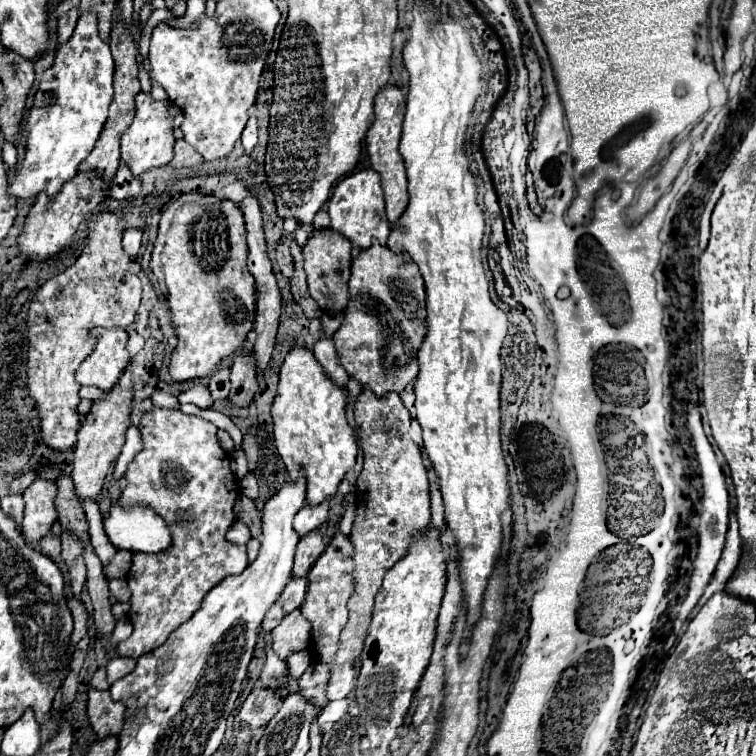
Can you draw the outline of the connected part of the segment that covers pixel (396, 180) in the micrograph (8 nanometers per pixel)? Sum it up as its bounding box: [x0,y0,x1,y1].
[366,86,408,224]

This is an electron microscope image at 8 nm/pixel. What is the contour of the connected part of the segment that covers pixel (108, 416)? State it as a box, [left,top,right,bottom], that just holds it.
[72,384,134,500]

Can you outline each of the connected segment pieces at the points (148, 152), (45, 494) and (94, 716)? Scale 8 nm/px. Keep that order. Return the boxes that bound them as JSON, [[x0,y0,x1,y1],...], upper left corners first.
[[122,92,174,176],[22,480,58,546],[88,688,126,736]]

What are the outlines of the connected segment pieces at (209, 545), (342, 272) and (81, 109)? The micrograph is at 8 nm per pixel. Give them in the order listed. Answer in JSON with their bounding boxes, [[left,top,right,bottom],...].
[[118,406,248,658],[304,230,352,312],[10,12,114,200]]

